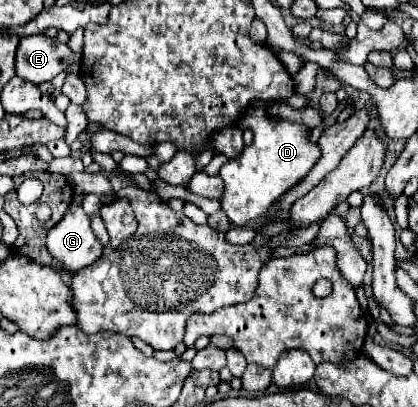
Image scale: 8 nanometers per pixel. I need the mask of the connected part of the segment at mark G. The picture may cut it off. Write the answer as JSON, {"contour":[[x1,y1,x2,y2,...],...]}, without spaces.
{"contour":[[72,203,64,219,50,229,46,243,52,257,62,261,72,273,92,265,104,251,102,241,90,227,90,217,84,213,82,205,76,203]]}

